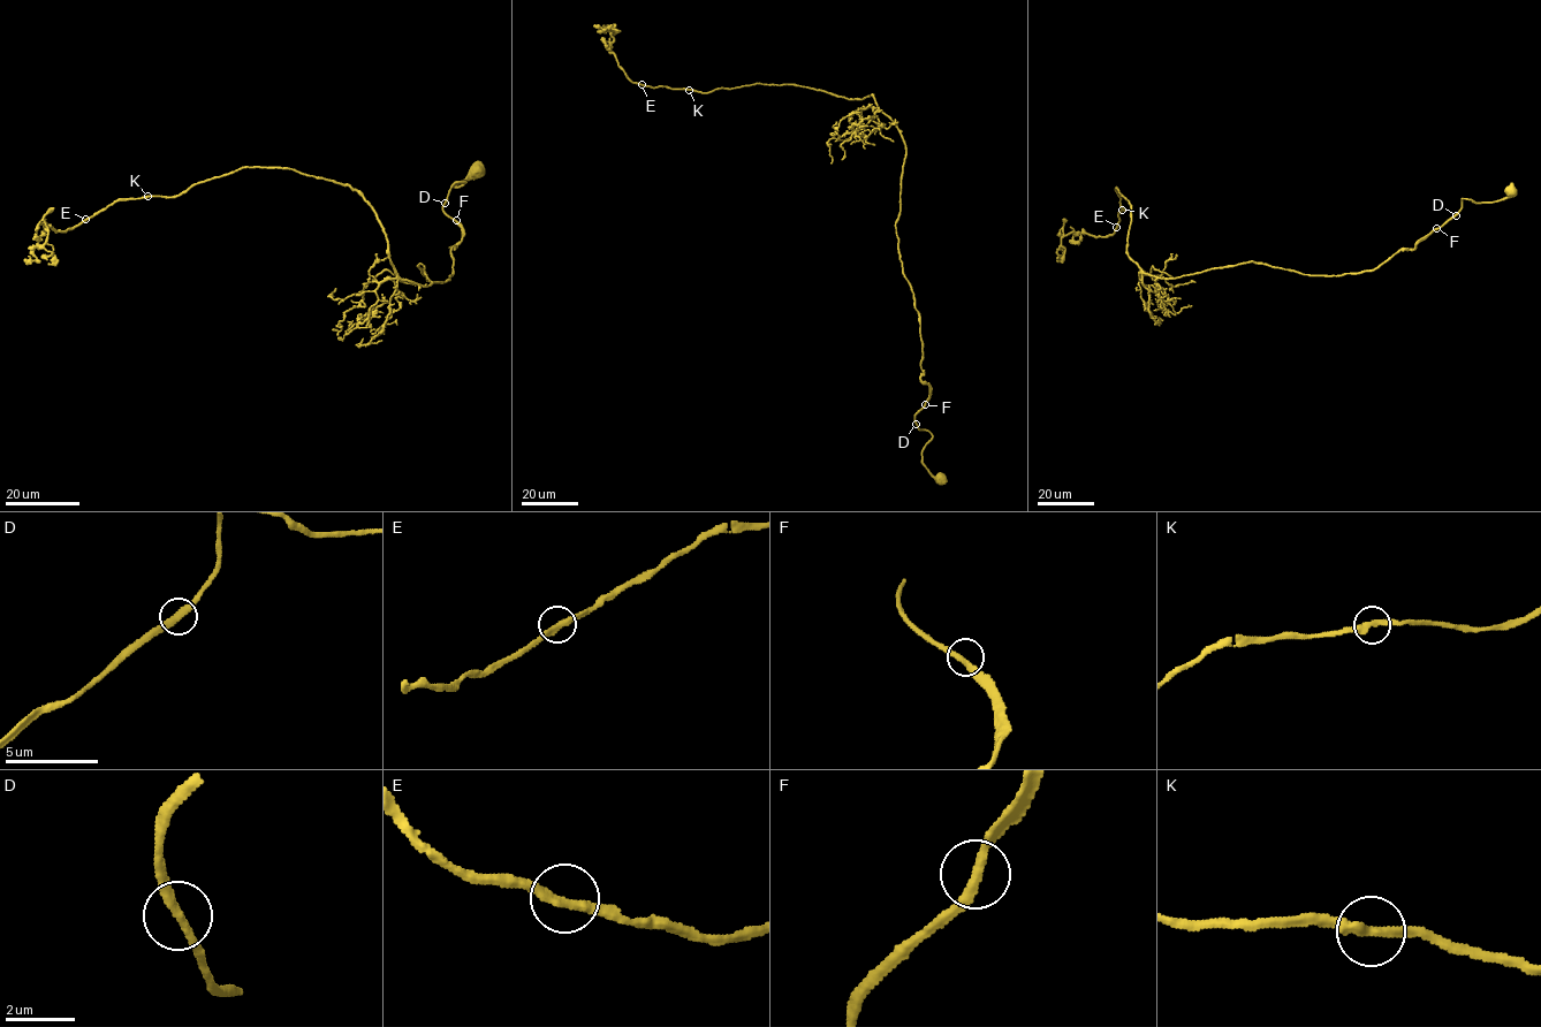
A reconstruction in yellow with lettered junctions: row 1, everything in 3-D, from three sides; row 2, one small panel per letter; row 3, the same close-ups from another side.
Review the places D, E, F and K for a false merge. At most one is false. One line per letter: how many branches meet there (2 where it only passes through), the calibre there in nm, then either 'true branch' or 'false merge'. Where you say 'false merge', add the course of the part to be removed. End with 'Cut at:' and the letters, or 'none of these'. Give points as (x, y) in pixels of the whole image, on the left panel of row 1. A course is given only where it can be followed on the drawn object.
D: 2 branches meet; 280 nm thick; true branch
E: 2 branches meet; 280 nm thick; true branch
F: 2 branches meet; 300 nm thick; true branch
K: 2 branches meet; 320 nm thick; true branch
Cut at: none of these

